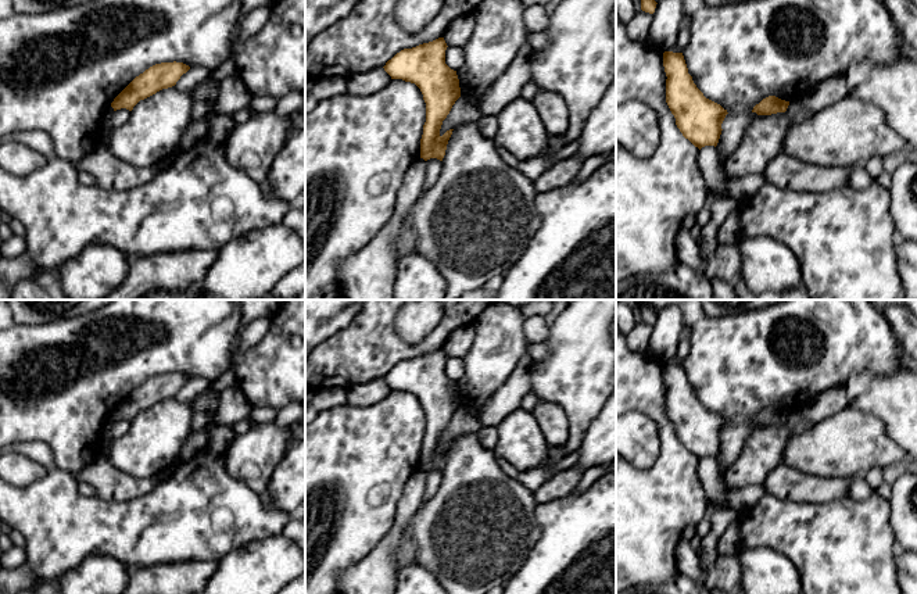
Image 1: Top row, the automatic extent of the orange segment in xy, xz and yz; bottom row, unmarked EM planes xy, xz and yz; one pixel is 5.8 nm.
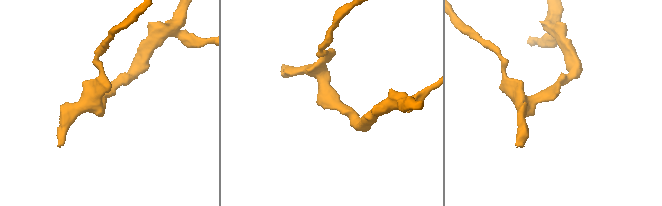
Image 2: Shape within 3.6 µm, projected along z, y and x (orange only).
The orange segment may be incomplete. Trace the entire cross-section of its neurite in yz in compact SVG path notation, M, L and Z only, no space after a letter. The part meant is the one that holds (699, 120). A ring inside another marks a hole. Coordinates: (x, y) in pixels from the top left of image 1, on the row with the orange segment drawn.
M665 51L666 103L685 139L699 150L717 146L721 124L728 114L720 104L706 99L696 87L683 53Z

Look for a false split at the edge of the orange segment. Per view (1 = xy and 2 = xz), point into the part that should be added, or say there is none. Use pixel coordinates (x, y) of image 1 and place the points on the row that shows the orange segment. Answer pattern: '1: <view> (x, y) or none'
1: none
2: none

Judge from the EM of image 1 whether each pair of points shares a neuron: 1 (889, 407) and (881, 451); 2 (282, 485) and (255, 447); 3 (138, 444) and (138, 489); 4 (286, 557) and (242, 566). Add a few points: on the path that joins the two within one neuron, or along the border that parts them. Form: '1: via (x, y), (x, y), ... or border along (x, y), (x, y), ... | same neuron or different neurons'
1: border along (856, 410), (874, 414), (902, 448) | different neurons
2: border along (290, 446), (275, 468), (264, 497) | different neurons
3: border along (110, 461), (133, 476), (151, 478), (157, 475) | different neurons
4: via (275, 561), (265, 566), (253, 566) | same neuron

